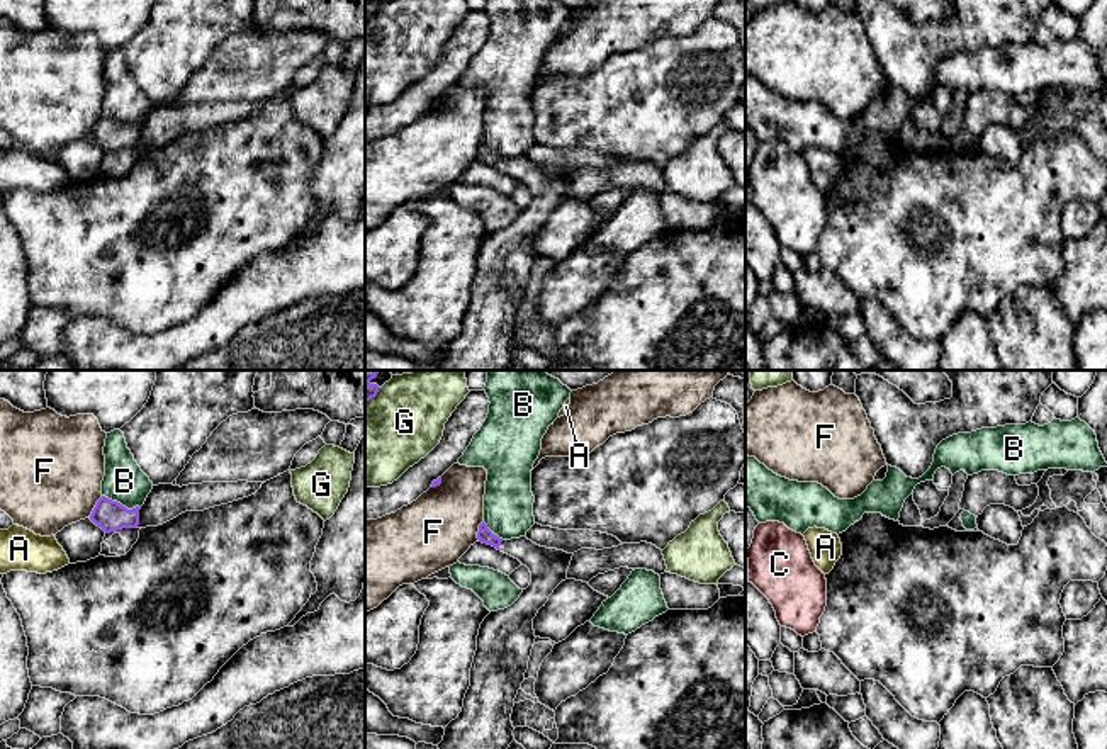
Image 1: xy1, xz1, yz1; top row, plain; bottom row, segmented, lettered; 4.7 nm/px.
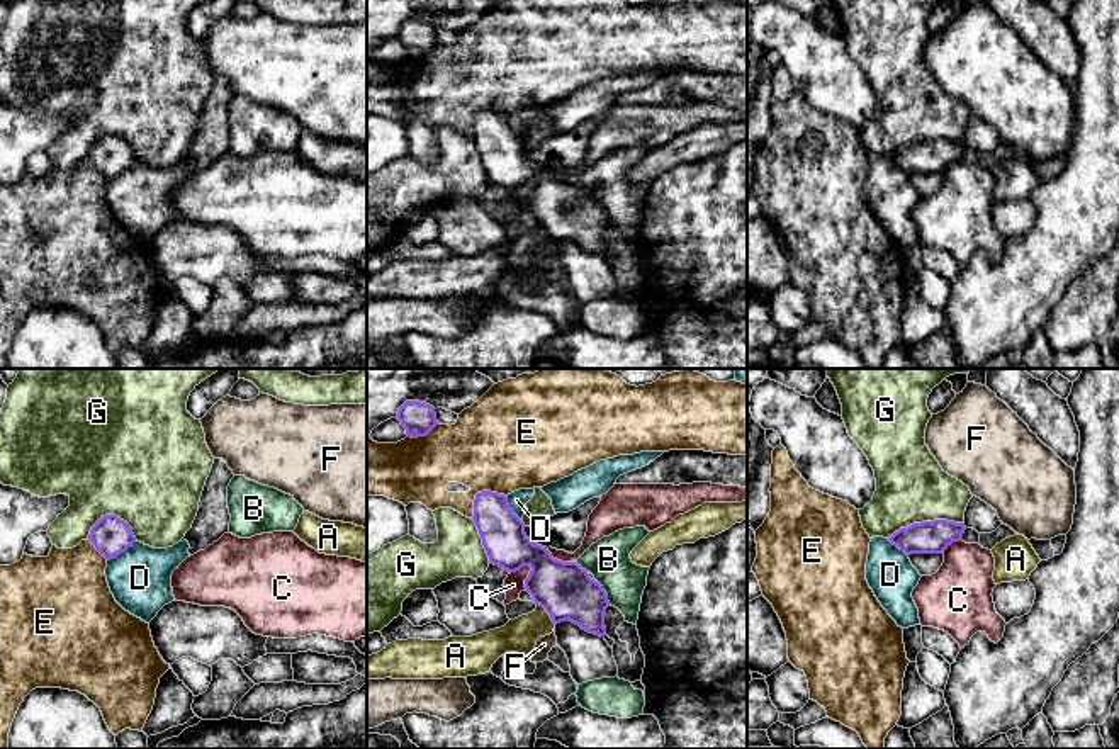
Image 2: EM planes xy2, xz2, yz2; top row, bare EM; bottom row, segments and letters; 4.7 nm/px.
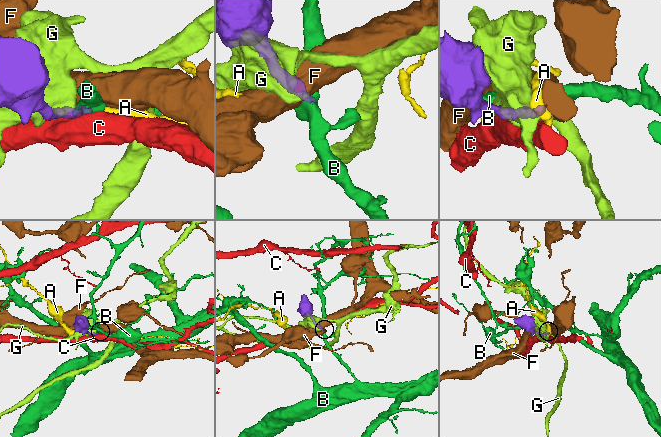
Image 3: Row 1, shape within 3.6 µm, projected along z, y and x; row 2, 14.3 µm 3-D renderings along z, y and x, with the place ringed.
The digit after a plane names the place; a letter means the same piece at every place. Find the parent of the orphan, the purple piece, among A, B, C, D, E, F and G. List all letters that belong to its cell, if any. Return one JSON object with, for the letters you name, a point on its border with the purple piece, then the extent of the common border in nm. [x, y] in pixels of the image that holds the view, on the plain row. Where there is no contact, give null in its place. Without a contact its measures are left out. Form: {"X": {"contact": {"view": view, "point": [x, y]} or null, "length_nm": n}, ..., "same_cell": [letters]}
{"same_cell": []}

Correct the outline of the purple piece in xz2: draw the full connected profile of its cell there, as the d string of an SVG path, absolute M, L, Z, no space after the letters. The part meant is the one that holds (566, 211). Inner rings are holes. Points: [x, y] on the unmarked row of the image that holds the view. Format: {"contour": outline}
{"contour": "M477 112L472 139L491 183L509 194L531 187L525 207L555 245L569 239L589 253L606 255L604 233L610 221L603 206L577 182L557 180L547 166L531 161L525 143L509 127L508 115Z"}

